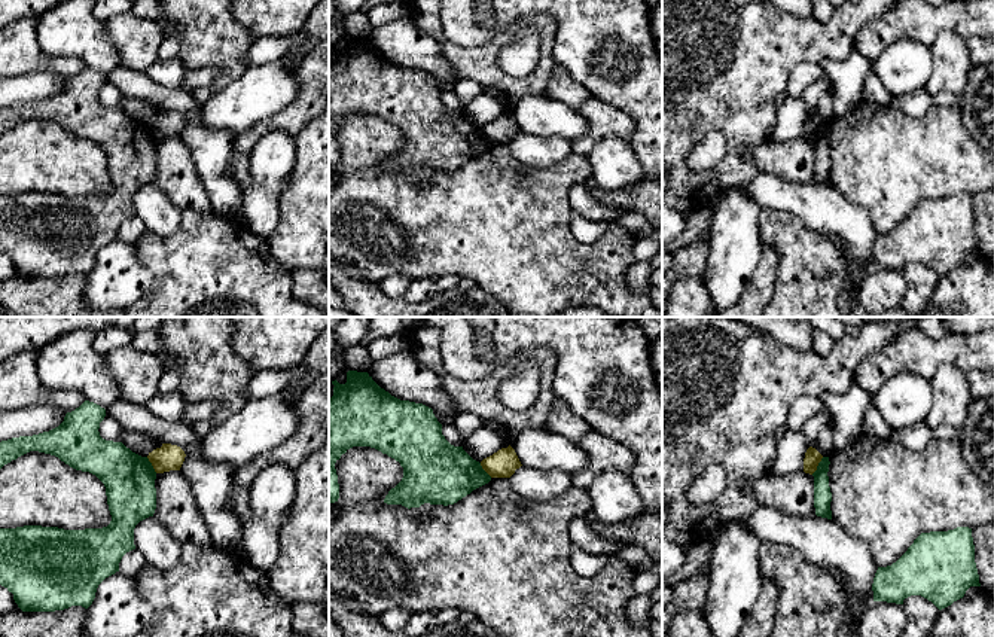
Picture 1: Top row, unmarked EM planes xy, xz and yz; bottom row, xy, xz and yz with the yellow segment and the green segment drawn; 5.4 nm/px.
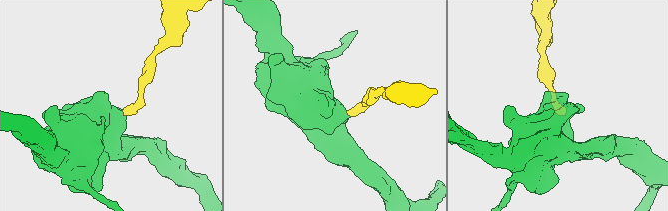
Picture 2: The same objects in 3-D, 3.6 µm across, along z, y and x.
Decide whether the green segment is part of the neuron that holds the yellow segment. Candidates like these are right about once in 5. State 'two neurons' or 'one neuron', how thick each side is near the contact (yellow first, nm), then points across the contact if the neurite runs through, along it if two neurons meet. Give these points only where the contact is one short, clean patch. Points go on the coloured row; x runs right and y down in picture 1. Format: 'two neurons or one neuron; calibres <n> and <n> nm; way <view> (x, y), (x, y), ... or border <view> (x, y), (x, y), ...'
two neurons; calibres 90 and 100 nm; border yz (823, 457), (811, 474)

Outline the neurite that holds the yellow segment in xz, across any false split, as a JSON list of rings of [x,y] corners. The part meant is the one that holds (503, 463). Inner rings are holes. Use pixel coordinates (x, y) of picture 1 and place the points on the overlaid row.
[[[509,445],[484,458],[481,466],[491,478],[510,478],[522,464],[515,449]]]

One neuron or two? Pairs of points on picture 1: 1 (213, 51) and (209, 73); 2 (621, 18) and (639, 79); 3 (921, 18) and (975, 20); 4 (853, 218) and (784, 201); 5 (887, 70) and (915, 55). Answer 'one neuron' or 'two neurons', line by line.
1: two neurons
2: one neuron
3: one neuron
4: one neuron
5: one neuron

